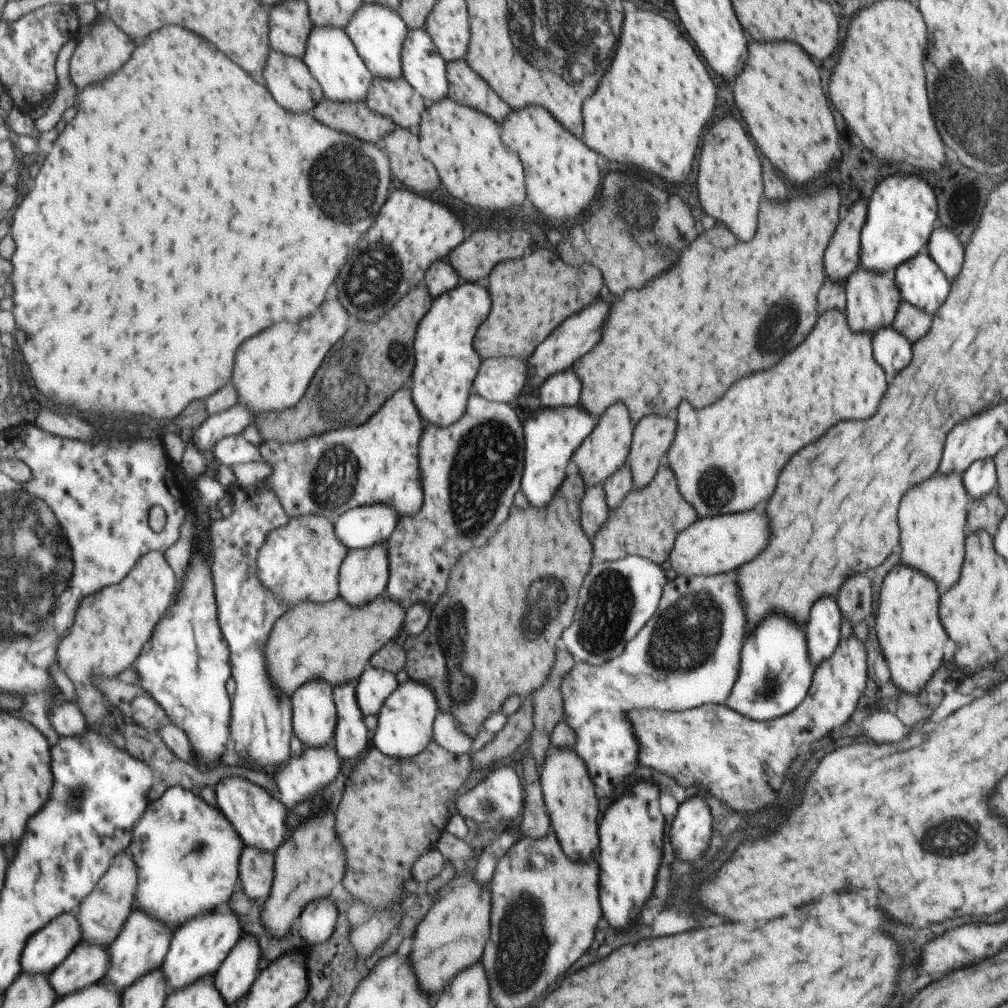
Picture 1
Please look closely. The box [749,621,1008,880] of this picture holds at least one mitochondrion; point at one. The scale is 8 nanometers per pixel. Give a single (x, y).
(951, 838)

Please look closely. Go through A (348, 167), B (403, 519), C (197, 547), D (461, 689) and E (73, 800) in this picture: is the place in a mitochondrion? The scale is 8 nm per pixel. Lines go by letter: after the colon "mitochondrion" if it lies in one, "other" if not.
A: mitochondrion
B: other
C: other
D: mitochondrion
E: mitochondrion

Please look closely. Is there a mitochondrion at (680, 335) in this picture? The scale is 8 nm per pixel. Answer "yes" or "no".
no

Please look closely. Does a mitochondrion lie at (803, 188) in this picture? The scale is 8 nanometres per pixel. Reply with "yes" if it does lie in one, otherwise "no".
no

